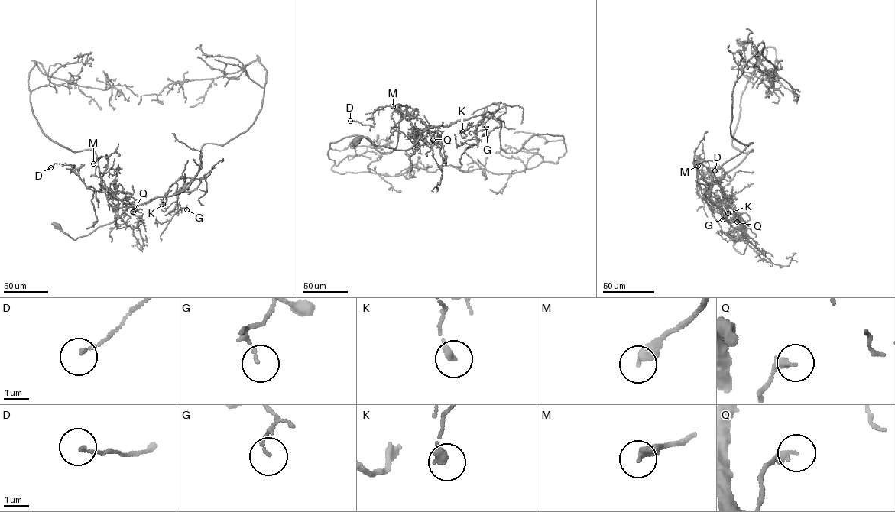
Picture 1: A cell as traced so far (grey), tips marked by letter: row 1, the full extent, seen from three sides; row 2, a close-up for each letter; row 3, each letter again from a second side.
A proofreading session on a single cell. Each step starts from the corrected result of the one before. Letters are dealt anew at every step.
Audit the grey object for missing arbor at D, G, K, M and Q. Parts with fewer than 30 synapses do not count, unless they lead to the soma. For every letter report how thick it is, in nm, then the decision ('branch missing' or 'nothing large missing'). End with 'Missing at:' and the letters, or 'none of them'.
D: 130 nm | nothing large missing
G: 120 nm | nothing large missing
K: 320 nm | nothing large missing
M: 380 nm | nothing large missing
Q: 300 nm | nothing large missing
Missing at: none of them

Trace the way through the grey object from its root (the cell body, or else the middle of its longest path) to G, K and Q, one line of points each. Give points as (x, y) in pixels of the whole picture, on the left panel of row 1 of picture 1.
G: (56, 226), (76, 240), (110, 223), (128, 208), (177, 193), (184, 185), (179, 189), (173, 211), (186, 209)
K: (56, 226), (76, 240), (110, 223), (133, 205), (185, 190), (192, 179), (177, 179), (164, 195), (163, 204)
Q: (56, 226), (76, 240), (110, 223), (128, 208), (134, 205), (136, 209), (131, 211), (131, 213), (133, 212)

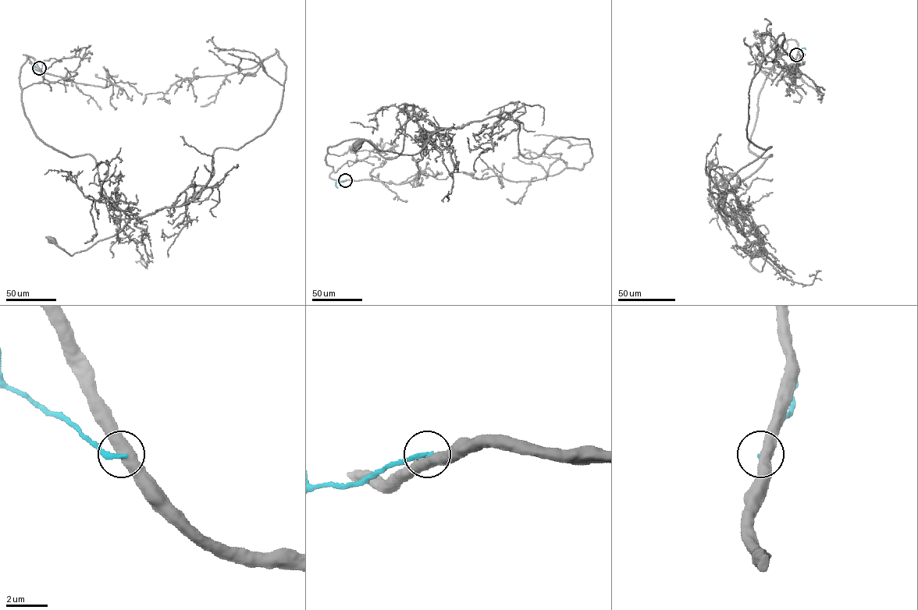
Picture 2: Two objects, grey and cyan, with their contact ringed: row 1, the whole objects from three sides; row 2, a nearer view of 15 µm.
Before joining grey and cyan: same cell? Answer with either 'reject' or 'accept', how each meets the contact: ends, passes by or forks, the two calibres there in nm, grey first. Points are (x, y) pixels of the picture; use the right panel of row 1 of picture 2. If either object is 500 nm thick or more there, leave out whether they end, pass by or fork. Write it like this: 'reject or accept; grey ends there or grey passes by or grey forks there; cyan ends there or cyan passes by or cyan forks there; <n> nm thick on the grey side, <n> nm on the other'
reject; 500 nm thick on the grey side, 240 nm on the other

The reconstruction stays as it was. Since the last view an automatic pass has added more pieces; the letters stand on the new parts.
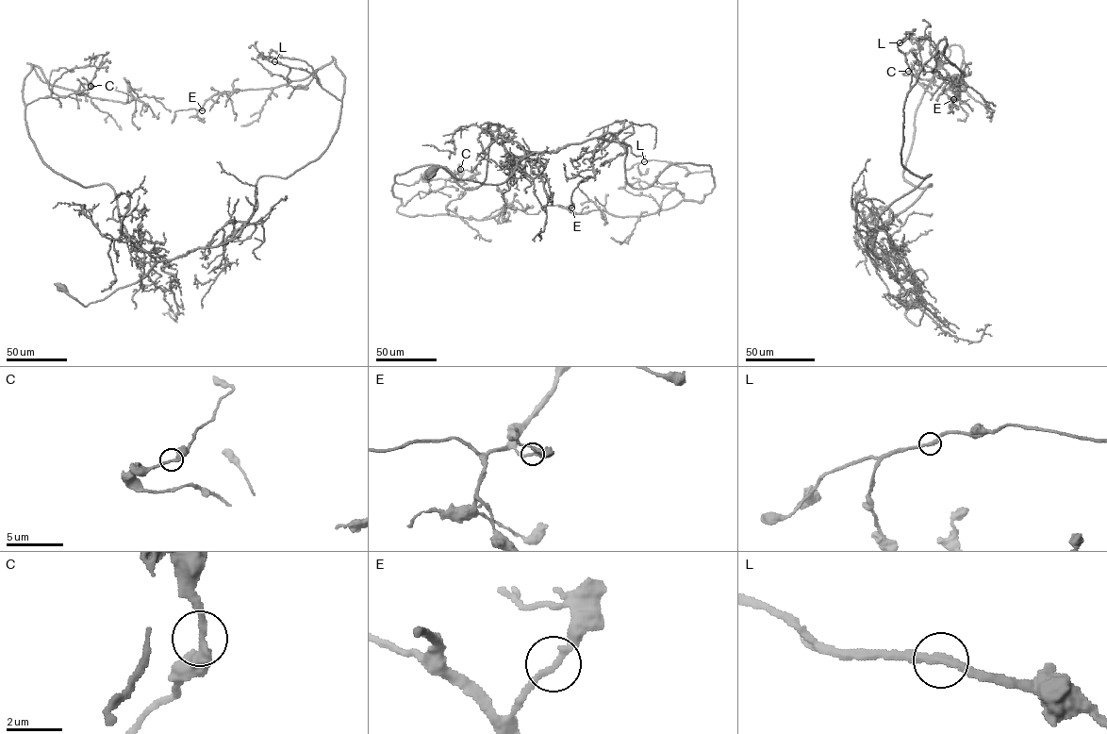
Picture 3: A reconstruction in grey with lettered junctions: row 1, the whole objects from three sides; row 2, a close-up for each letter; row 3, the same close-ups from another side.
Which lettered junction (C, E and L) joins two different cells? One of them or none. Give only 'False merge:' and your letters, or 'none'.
False merge: none

